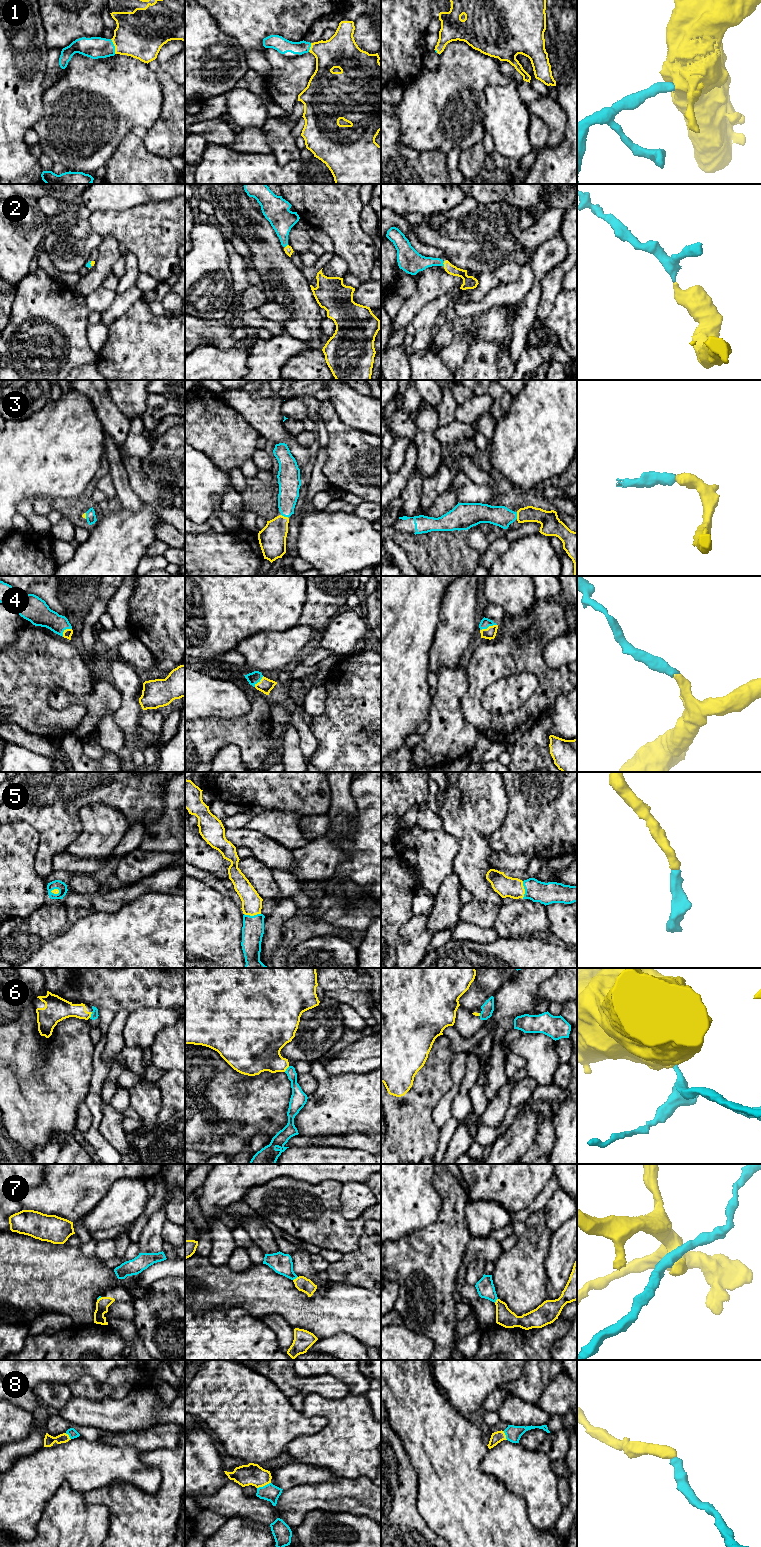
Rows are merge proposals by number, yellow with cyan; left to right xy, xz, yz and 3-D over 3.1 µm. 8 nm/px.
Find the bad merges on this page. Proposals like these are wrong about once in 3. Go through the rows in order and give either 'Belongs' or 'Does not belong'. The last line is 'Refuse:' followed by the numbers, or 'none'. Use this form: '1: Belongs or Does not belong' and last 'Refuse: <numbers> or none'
1: Belongs
2: Belongs
3: Belongs
4: Belongs
5: Belongs
6: Does not belong
7: Does not belong
8: Belongs
Refuse: 6, 7

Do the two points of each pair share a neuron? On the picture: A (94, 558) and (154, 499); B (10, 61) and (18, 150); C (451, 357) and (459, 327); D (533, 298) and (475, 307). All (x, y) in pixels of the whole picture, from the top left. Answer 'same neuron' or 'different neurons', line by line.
A: different neurons
B: same neuron
C: same neuron
D: different neurons

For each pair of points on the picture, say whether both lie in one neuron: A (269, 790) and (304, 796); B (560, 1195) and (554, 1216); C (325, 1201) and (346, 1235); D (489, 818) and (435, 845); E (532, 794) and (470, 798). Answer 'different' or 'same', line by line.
A: same
B: same
C: same
D: different
E: different

